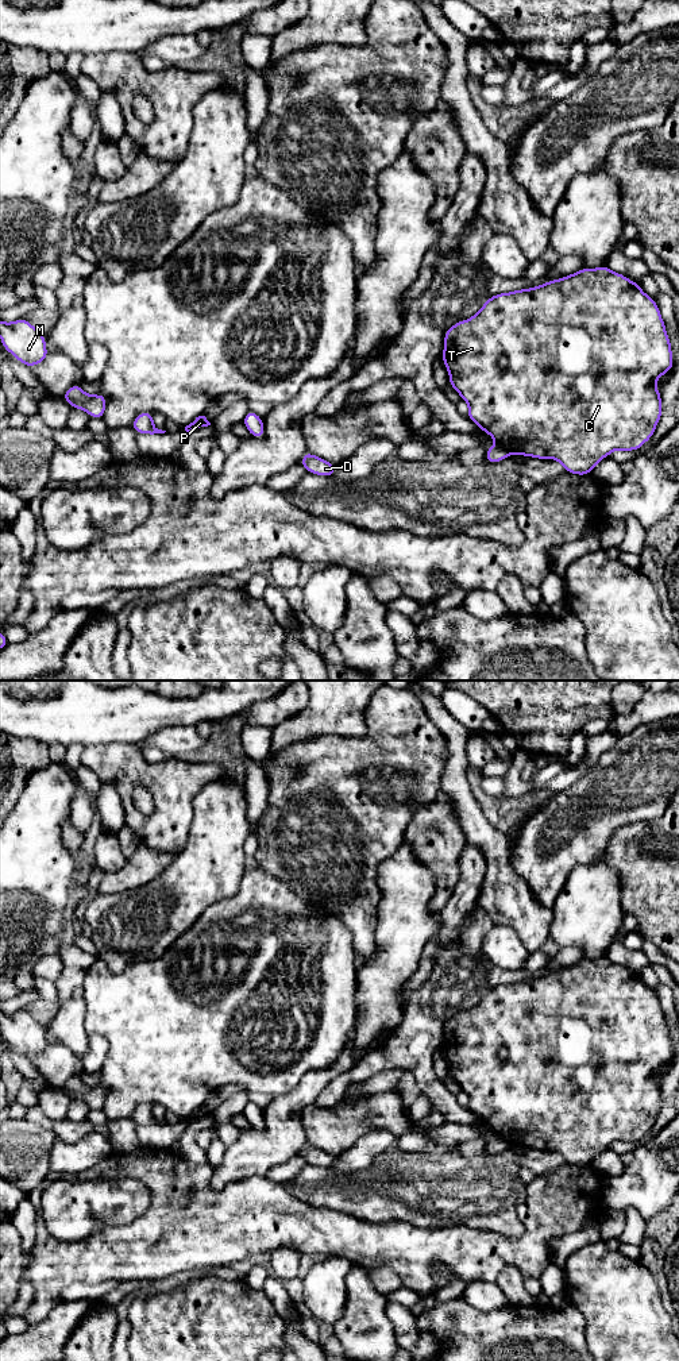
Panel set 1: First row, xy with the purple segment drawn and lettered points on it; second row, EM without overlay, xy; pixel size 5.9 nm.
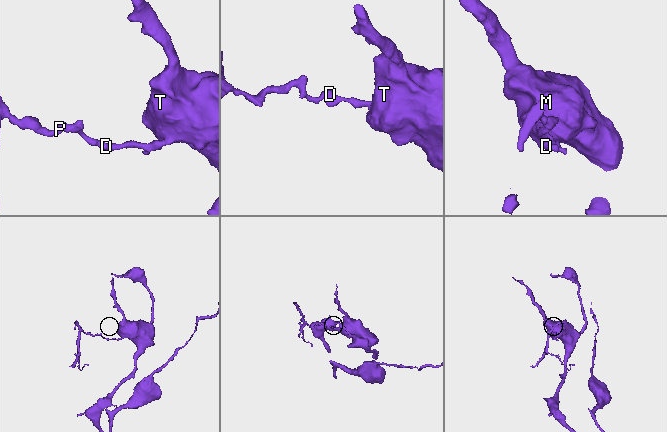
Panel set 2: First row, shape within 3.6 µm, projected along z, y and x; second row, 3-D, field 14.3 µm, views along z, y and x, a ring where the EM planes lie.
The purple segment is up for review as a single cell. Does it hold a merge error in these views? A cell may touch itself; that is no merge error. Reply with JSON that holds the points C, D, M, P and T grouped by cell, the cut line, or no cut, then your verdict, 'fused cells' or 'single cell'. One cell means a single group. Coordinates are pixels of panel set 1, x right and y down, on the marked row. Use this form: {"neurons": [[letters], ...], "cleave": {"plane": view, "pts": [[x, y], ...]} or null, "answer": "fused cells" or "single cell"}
{"neurons": [["C", "T"], ["D", "M", "P"]], "cleave": {"plane": "xy", "pts": [[498, 443], [509, 454]]}, "answer": "fused cells"}

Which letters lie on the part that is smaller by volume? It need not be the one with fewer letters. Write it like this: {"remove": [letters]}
{"remove": ["D", "M", "P"]}

